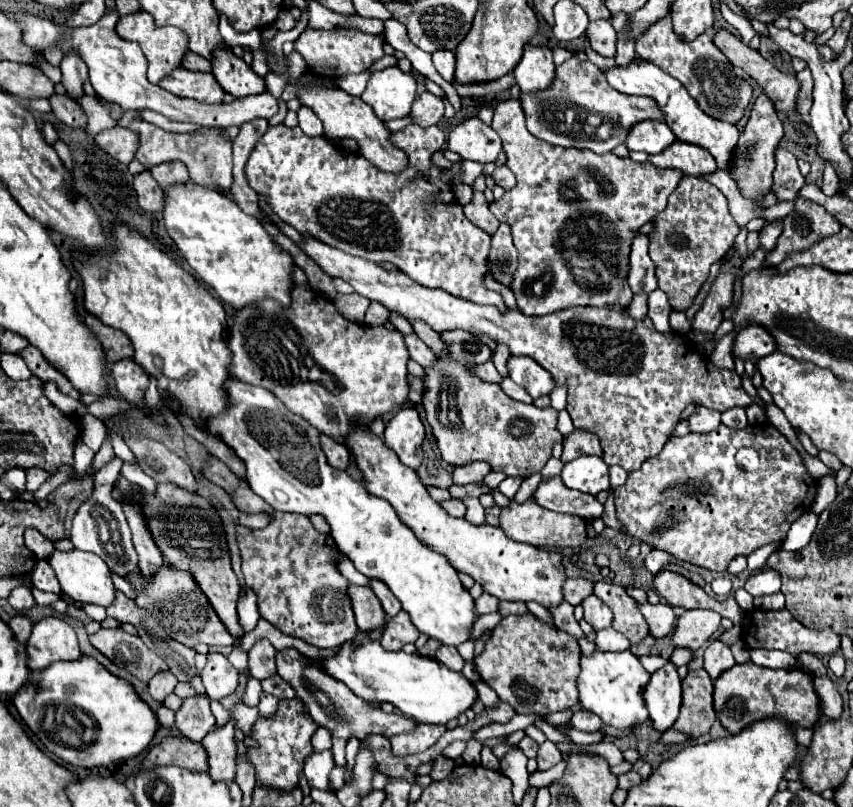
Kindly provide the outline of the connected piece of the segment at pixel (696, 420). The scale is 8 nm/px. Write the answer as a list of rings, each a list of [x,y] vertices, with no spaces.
[[[696,407],[688,417],[688,429],[692,433],[708,433],[720,425],[720,413],[708,411],[706,407]]]

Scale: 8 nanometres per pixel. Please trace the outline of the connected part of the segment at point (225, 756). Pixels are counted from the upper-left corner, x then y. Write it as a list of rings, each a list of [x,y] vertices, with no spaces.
[[[234,721],[222,729],[210,731],[202,745],[208,749],[208,773],[216,781],[228,781],[236,775],[236,743],[234,743]]]

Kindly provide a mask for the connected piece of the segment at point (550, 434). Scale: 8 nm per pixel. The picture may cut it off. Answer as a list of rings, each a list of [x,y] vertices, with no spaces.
[[[442,331],[440,337],[448,345],[448,357],[436,355],[436,361],[424,369],[422,381],[426,391],[422,405],[442,459],[450,465],[486,461],[494,471],[502,471],[508,477],[530,477],[542,471],[552,457],[552,445],[562,441],[556,429],[558,411],[552,407],[538,409],[536,405],[524,405],[510,399],[500,385],[484,383],[474,373],[462,373],[462,367],[486,363],[492,355],[490,347],[468,331]]]

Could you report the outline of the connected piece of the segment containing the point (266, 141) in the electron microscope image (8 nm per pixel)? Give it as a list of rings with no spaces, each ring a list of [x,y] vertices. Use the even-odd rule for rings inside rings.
[[[406,125],[400,131],[392,133],[390,141],[392,145],[405,151],[408,157],[408,165],[400,173],[380,171],[360,153],[338,149],[326,137],[308,137],[302,133],[300,127],[270,127],[262,135],[260,143],[256,143],[246,163],[248,183],[256,193],[266,195],[272,211],[300,233],[310,233],[314,239],[330,247],[336,247],[344,253],[362,257],[372,263],[394,263],[402,273],[406,273],[410,279],[424,287],[444,289],[450,295],[458,295],[472,303],[494,305],[498,307],[498,311],[506,311],[502,295],[486,289],[482,283],[484,275],[488,273],[486,257],[490,251],[492,237],[484,235],[484,231],[480,231],[464,217],[462,205],[452,193],[452,185],[442,179],[444,169],[432,163],[432,155],[442,149],[446,141],[444,131],[436,125],[428,129]]]

